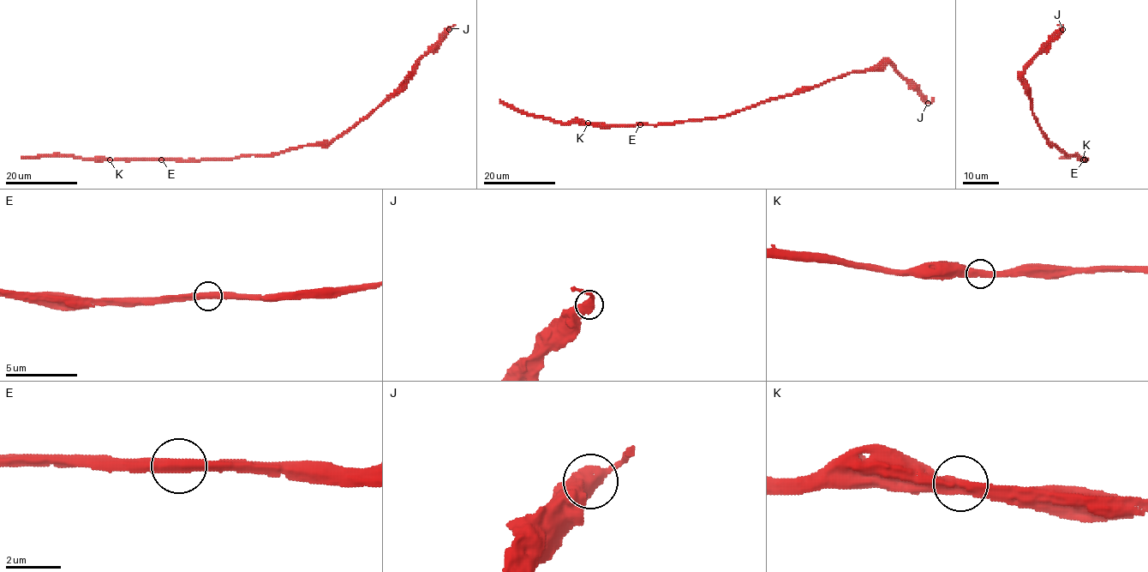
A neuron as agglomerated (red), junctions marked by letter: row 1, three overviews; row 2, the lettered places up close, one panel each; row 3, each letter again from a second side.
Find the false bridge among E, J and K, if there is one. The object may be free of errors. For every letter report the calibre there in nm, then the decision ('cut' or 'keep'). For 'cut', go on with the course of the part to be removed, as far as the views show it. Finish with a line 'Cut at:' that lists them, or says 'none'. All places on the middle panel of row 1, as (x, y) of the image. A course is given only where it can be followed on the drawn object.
E: calibre 400 nm; keep
J: calibre 440 nm; keep
K: calibre 460 nm; keep
Cut at: none

